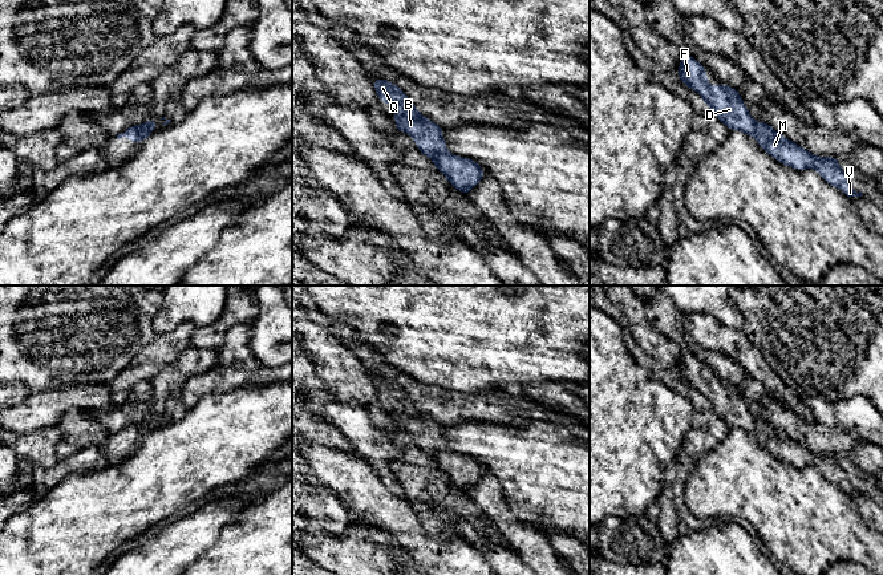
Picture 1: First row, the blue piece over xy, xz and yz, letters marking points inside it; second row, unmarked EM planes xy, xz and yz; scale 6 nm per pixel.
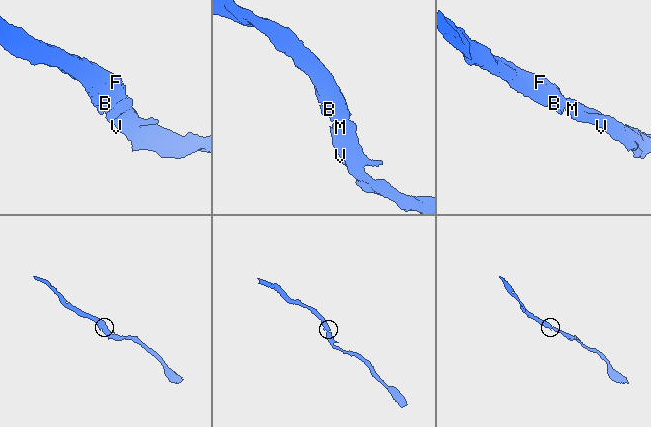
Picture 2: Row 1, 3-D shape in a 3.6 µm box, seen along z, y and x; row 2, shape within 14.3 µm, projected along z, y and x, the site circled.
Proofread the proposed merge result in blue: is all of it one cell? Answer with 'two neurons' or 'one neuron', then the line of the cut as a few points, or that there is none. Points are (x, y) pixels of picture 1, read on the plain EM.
one neuron; no cut

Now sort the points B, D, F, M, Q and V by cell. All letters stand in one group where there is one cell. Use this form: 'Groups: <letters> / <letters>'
Groups: B D F M Q V

